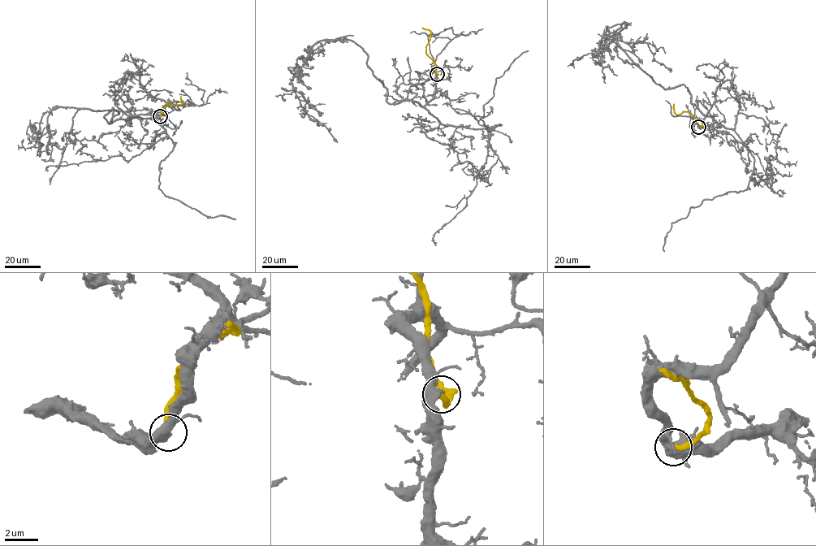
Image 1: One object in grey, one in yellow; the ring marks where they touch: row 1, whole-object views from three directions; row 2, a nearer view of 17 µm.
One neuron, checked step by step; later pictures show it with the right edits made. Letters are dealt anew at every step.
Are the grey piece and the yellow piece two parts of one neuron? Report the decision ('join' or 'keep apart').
keep apart

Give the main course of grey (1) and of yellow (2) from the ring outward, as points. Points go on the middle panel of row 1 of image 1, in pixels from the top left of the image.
1: (437, 74), (425, 105), (390, 104), (364, 49), (345, 39), (317, 42), (291, 81), (304, 112), (337, 142)
2: (437, 74), (433, 61), (426, 54), (430, 32), (422, 28)

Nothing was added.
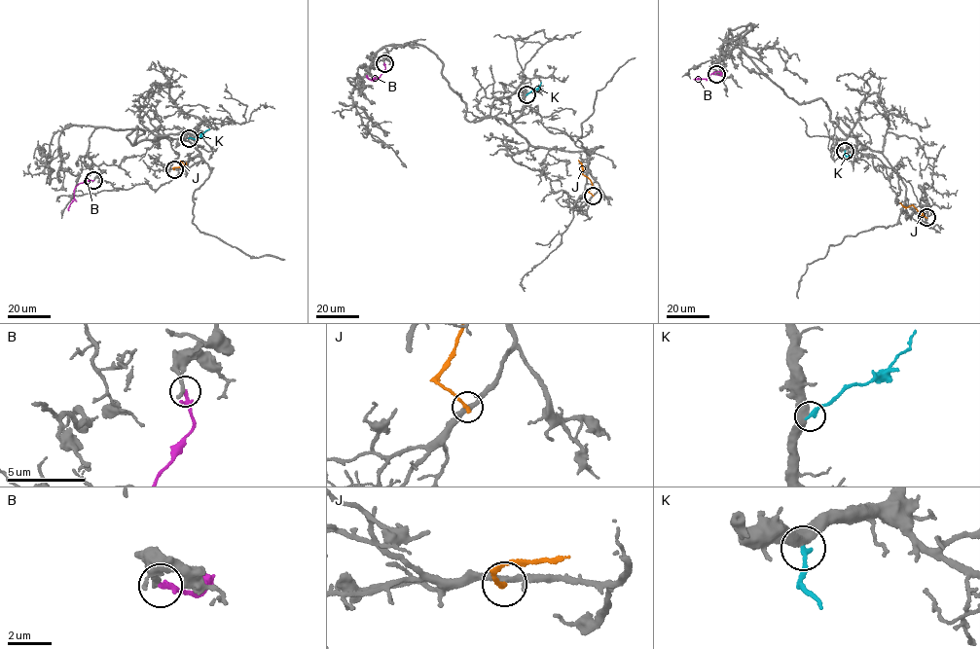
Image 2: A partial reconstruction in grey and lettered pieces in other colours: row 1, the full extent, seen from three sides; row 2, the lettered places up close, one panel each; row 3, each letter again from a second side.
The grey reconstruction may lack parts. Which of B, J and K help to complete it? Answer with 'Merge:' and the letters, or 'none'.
Merge: none

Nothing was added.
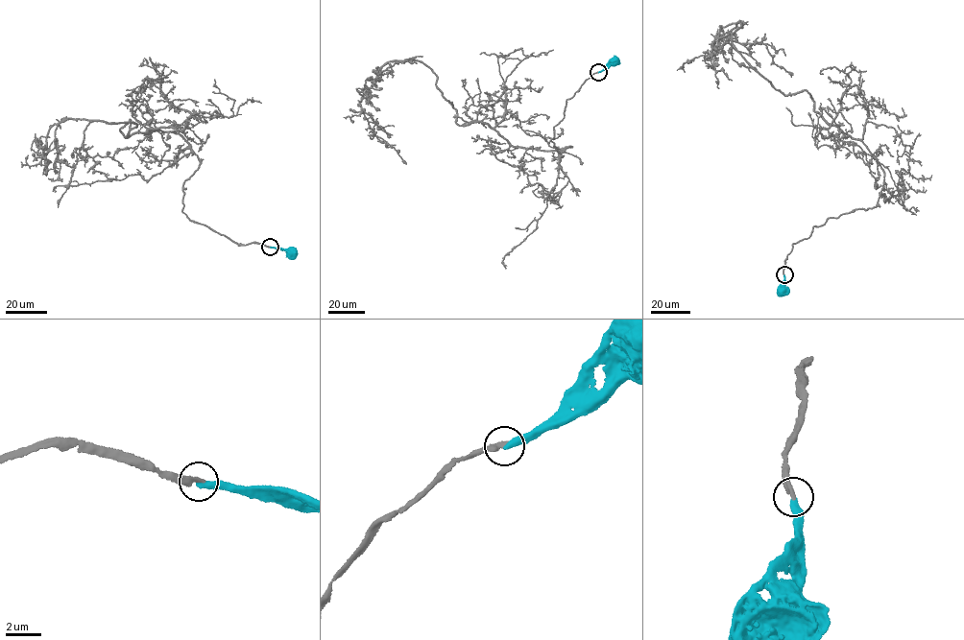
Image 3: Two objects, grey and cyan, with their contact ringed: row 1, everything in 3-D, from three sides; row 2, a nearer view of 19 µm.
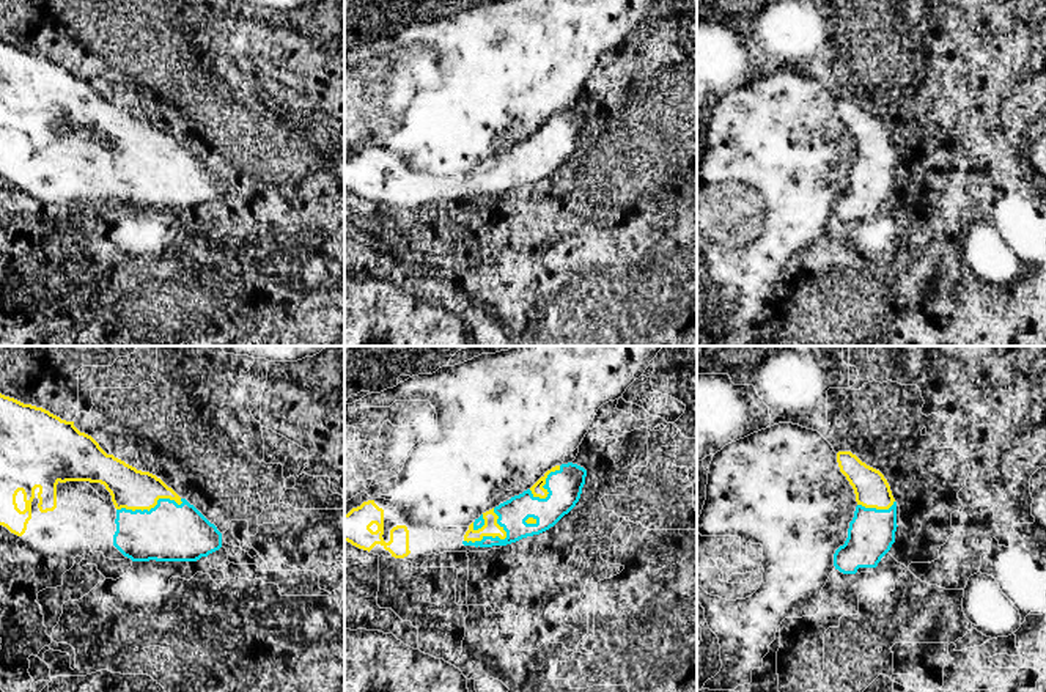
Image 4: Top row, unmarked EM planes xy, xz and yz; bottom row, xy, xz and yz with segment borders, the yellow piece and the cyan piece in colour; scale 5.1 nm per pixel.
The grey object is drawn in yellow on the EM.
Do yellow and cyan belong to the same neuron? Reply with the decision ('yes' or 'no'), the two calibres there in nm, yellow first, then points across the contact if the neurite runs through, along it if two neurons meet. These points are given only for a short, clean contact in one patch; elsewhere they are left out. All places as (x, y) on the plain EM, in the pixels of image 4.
yes; 80 nm thick on the yellow side, 150 nm on the other

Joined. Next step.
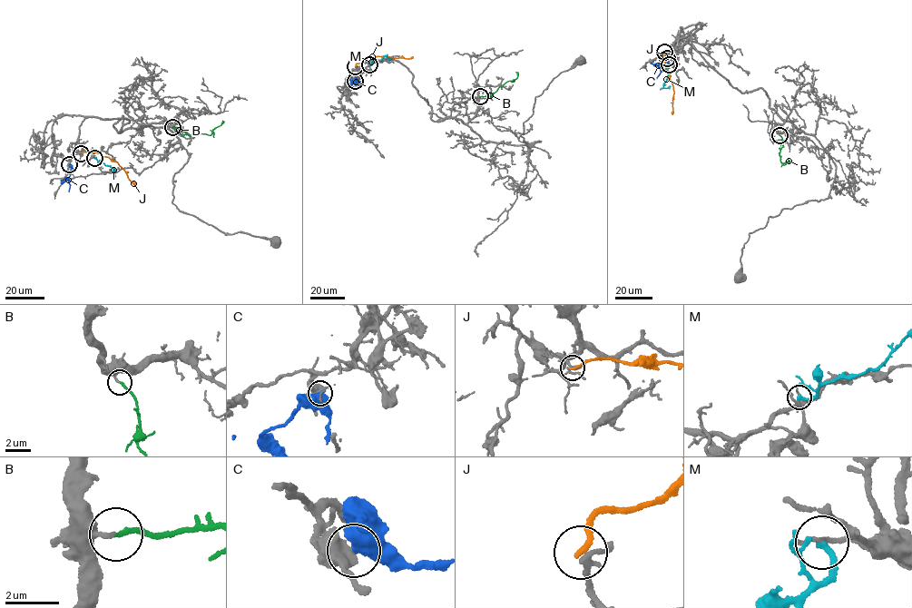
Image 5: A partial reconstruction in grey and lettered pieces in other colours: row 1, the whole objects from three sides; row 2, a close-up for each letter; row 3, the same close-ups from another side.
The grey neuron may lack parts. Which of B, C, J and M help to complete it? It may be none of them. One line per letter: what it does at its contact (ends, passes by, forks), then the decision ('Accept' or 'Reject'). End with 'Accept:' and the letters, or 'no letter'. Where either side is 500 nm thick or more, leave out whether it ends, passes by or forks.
B: It ends there. Accept
C: Reject
J: It ends there. Reject
M: It ends there. Reject
Accept: B

